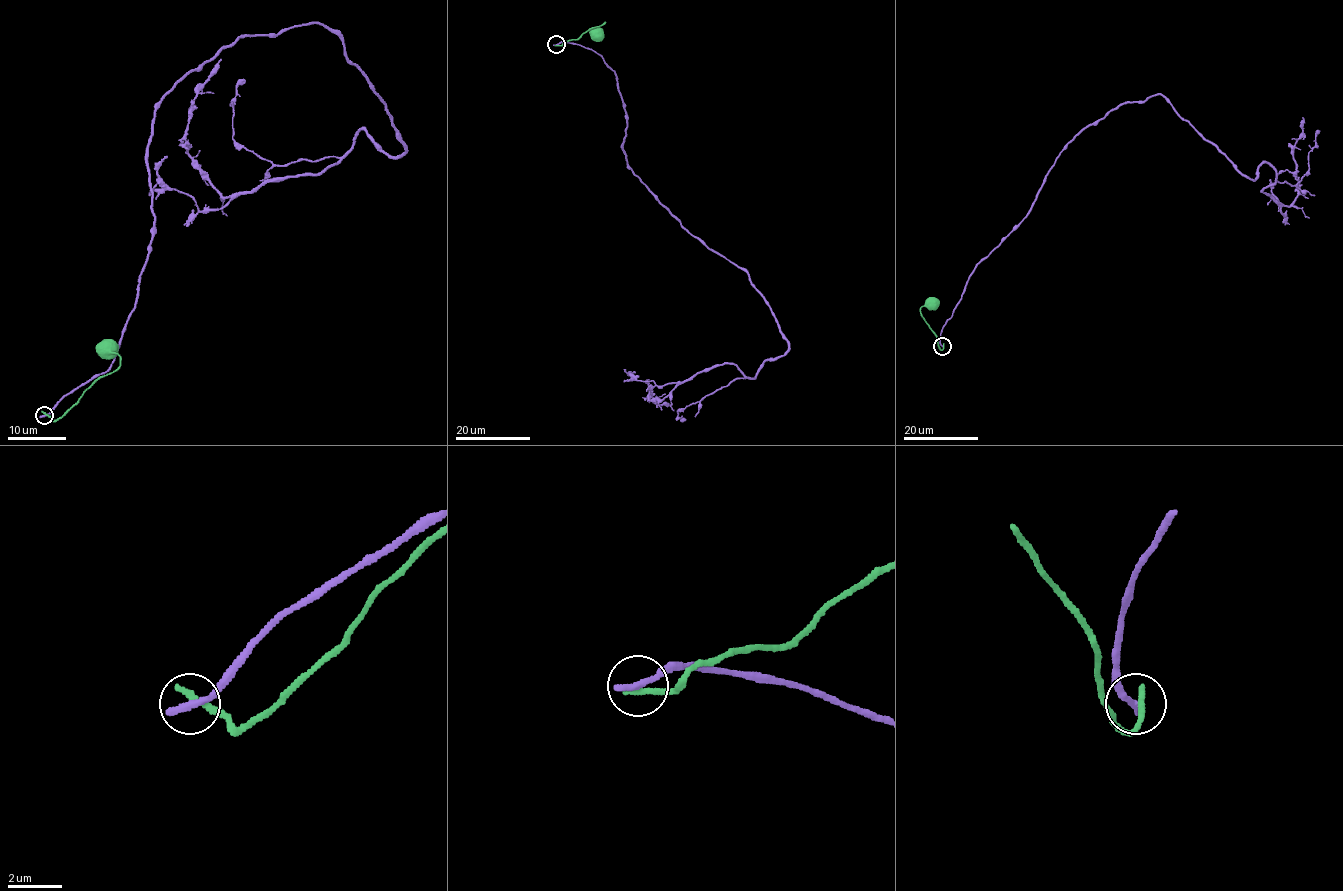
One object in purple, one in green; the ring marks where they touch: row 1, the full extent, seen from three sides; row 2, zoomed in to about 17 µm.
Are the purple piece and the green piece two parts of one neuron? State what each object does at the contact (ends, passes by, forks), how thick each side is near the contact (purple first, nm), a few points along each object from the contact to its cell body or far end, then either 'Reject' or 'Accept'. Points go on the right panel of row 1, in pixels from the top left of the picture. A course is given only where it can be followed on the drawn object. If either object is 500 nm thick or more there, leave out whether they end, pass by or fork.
At the ring purple ends. At the ring green ends. Thickness 320 nm (purple) against 280 nm. Course of purple: (943, 346), (970, 274), (1112, 110), (1161, 94), (1247, 177), (1267, 163), (1262, 191), (1289, 206), (1303, 117). Course of green: (943, 346), (942, 349), (939, 347), (935, 333), (920, 314), (920, 308), (931, 302). Reject

